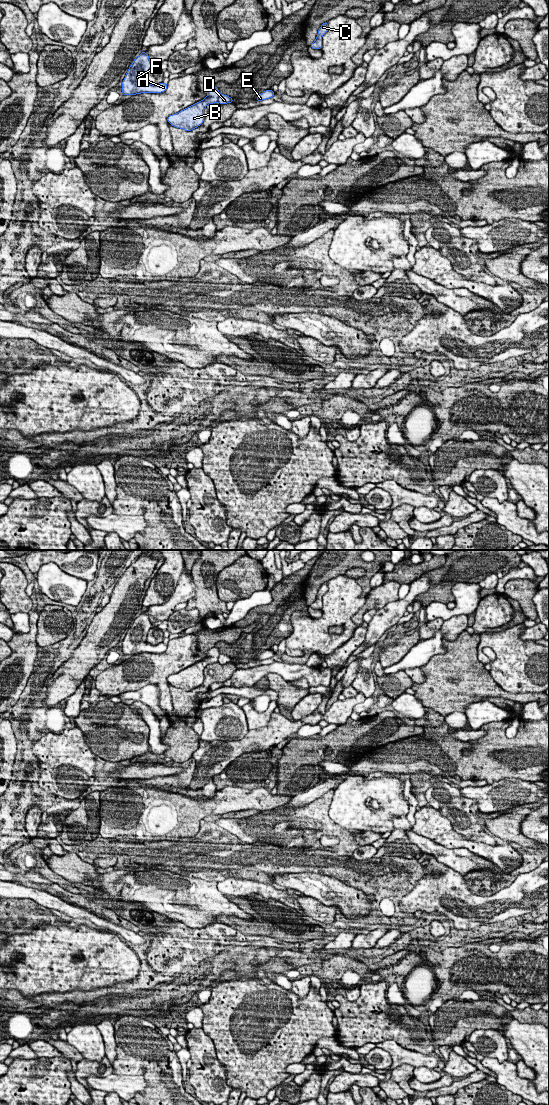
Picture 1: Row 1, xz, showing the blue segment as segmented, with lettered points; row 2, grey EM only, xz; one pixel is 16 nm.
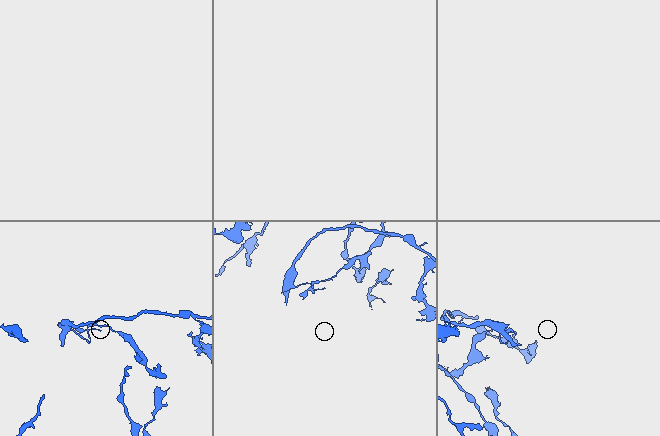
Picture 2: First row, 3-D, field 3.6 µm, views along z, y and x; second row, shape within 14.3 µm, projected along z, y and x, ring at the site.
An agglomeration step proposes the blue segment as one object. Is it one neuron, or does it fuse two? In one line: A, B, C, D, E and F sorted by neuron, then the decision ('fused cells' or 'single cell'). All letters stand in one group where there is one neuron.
A D E F / B C | fused cells

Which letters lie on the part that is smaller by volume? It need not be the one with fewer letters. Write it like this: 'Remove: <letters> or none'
Remove: A, D, E, F

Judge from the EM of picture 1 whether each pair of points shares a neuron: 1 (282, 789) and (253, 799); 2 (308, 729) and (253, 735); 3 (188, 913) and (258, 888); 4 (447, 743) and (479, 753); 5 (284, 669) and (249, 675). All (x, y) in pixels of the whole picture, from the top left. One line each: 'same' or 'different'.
1: different
2: different
3: different
4: same
5: same

